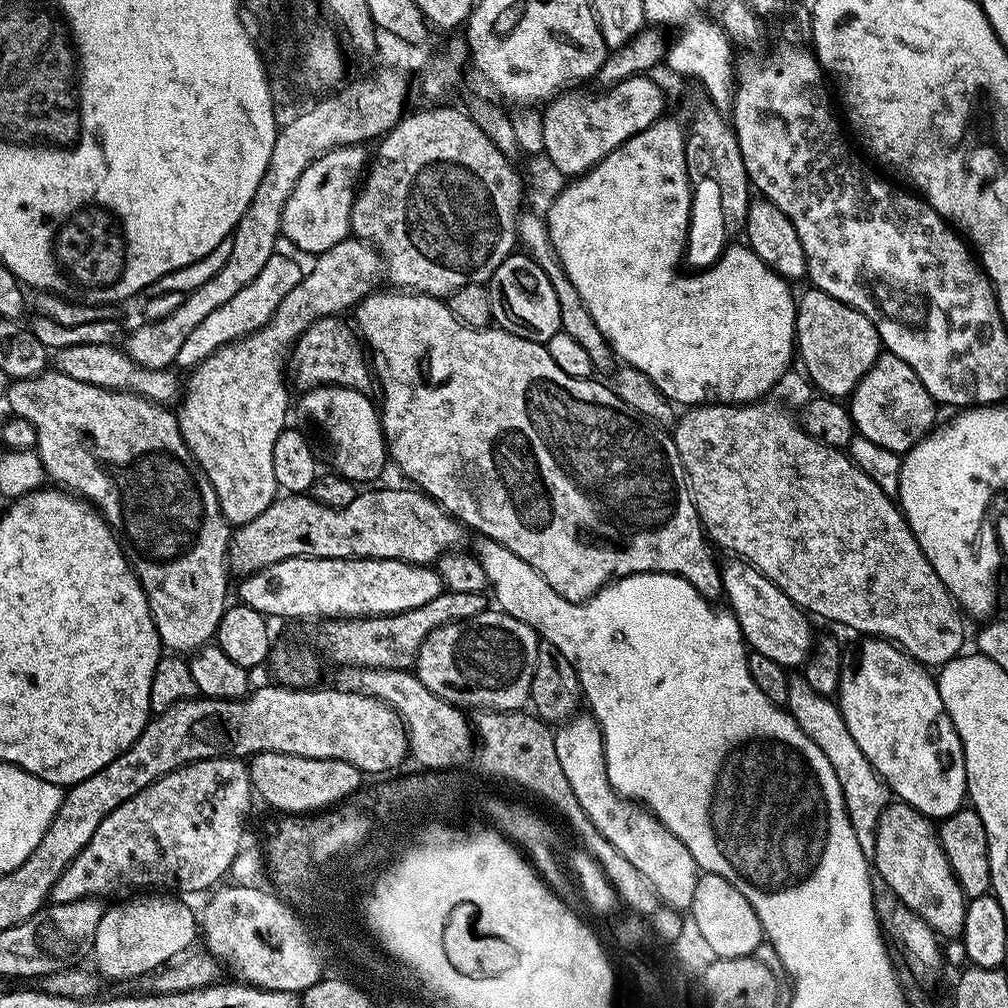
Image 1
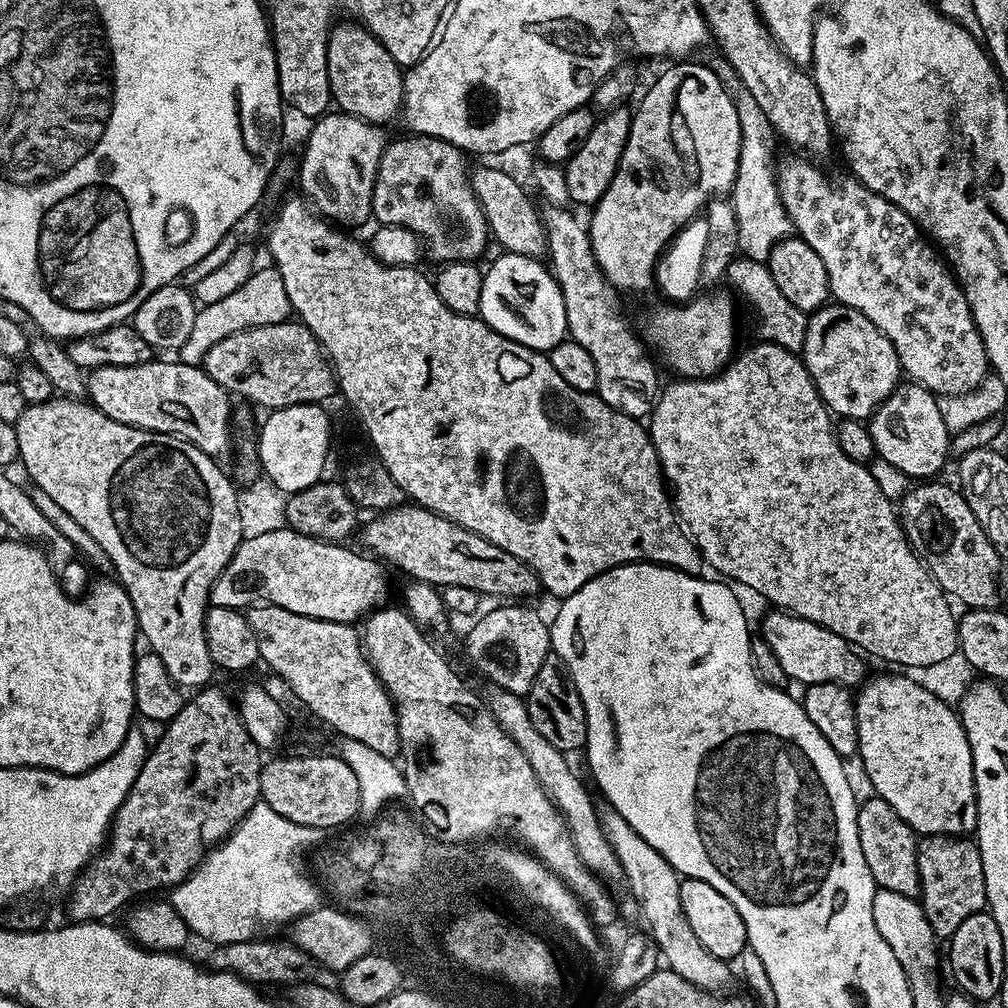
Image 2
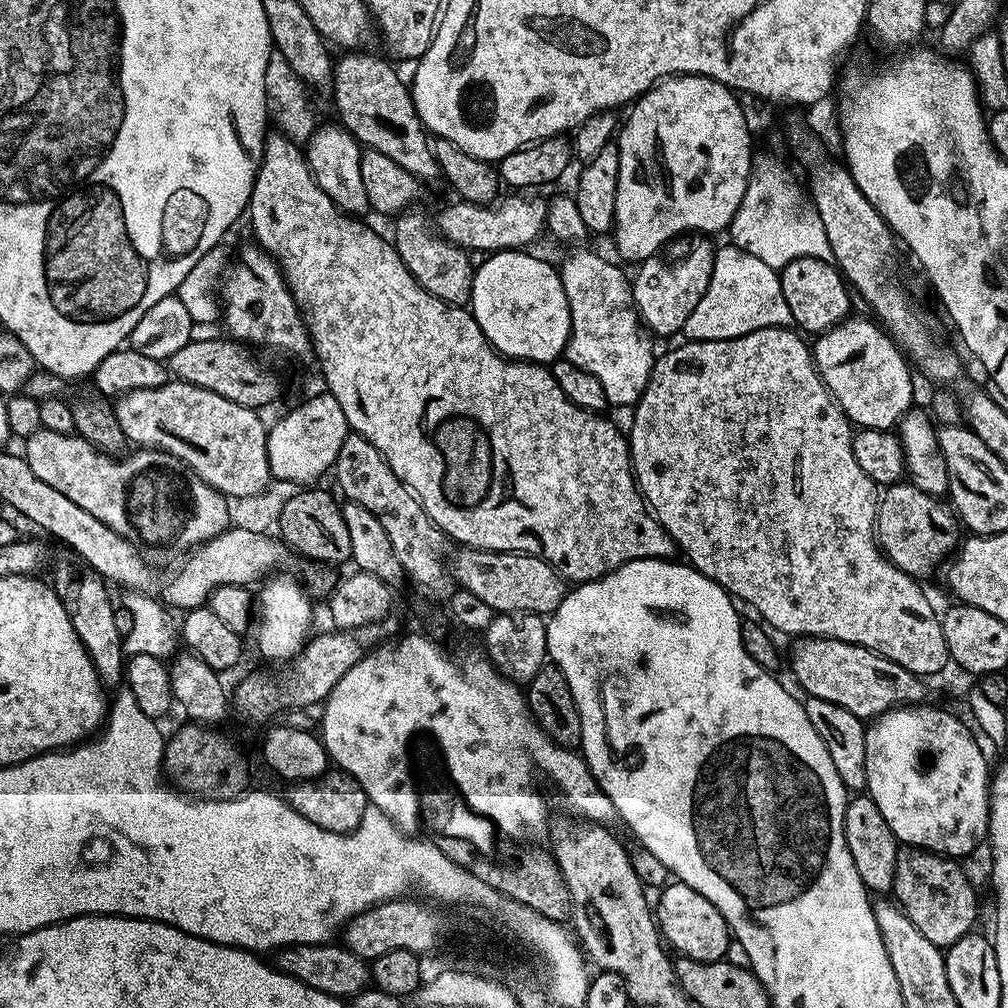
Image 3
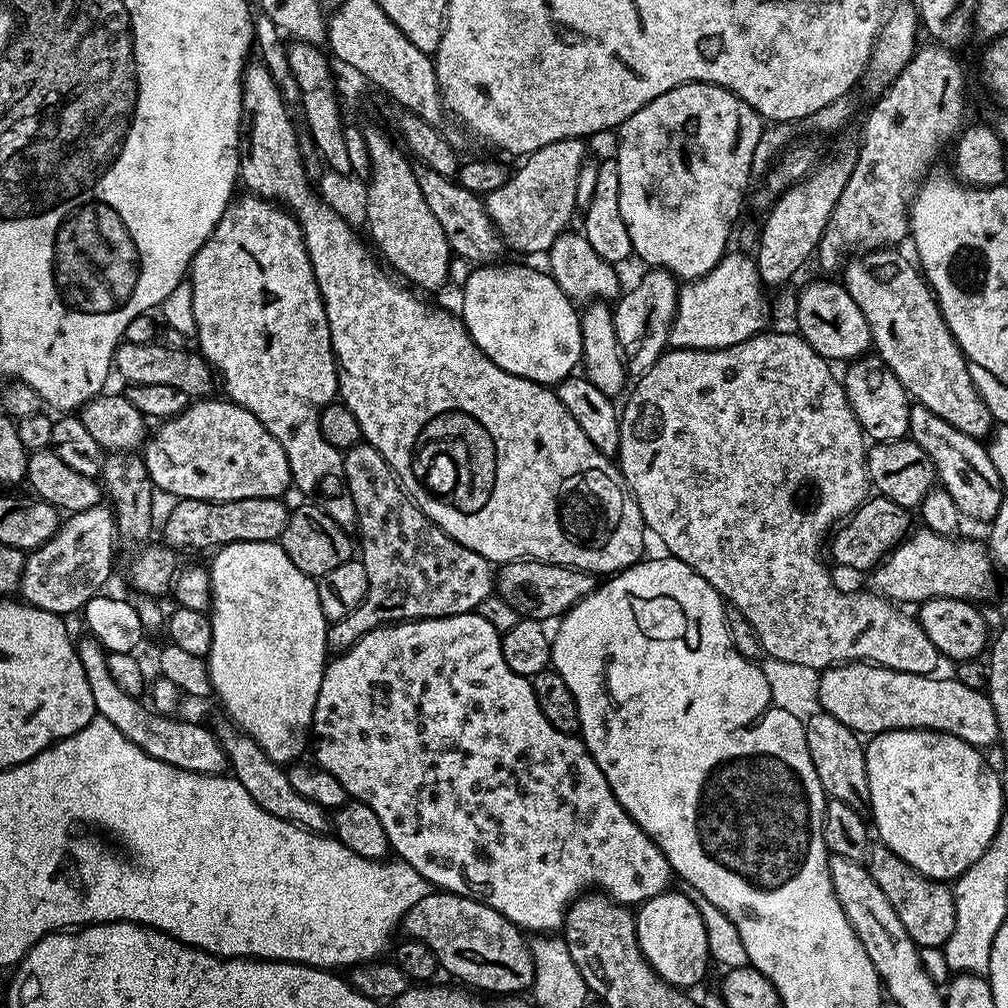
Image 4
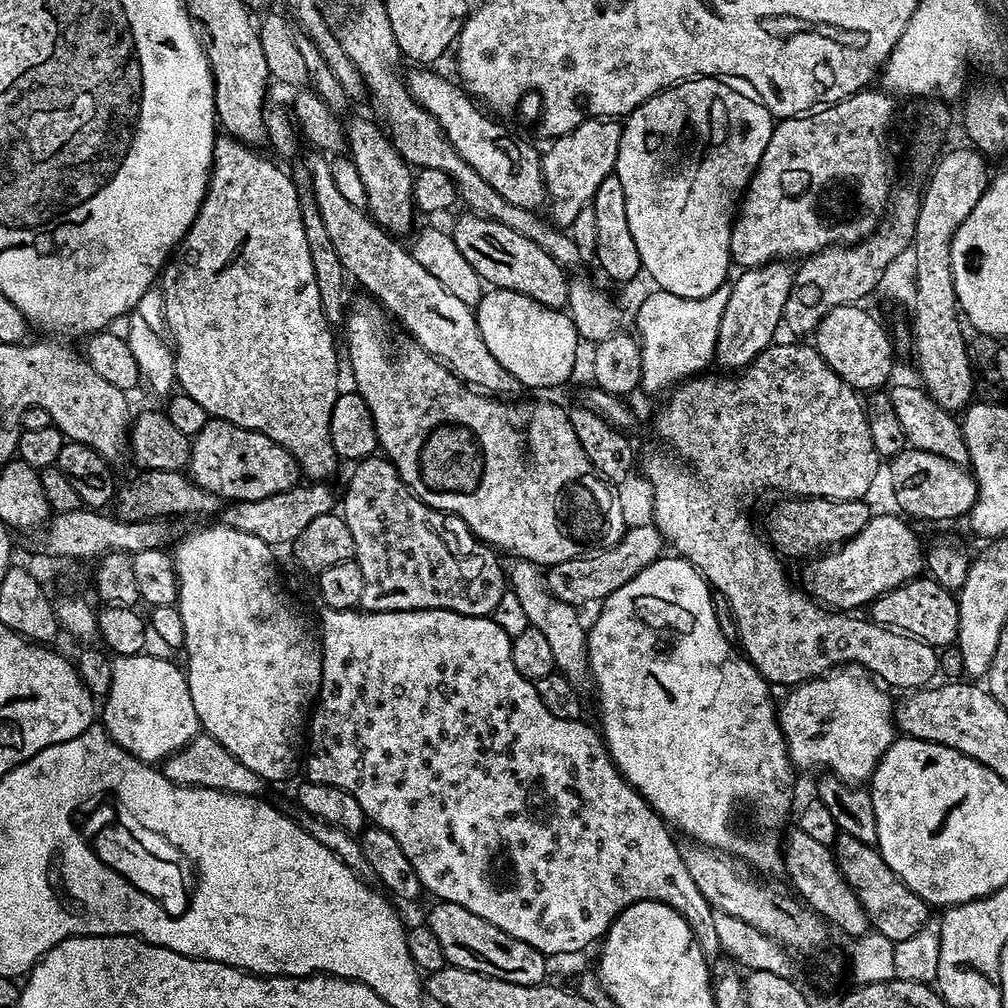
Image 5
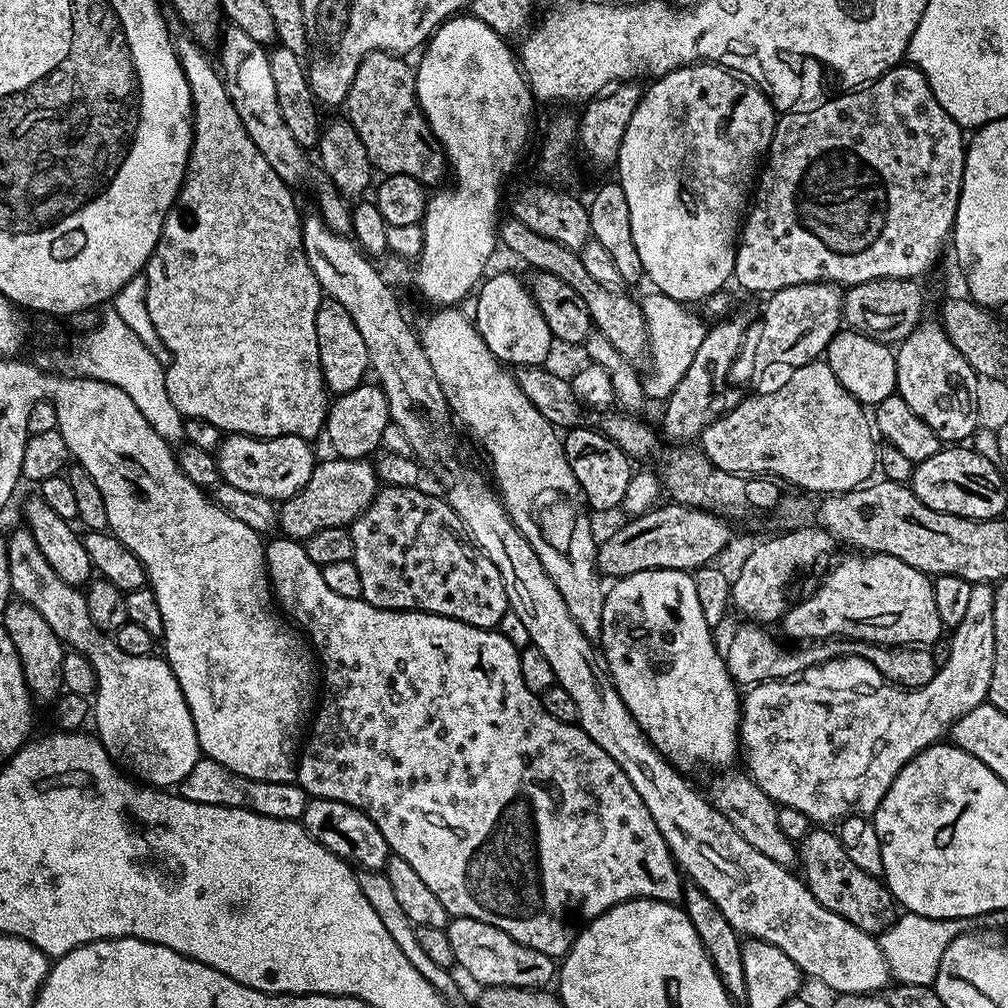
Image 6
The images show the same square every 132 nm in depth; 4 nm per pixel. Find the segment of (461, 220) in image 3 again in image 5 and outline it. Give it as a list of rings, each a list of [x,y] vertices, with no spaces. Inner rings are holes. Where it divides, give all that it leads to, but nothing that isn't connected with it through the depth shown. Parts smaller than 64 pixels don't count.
[[[593,118],[582,122],[574,130],[555,137],[552,149],[542,156],[542,174],[547,203],[552,204],[551,223],[558,228],[571,229],[582,206],[592,203],[598,186],[607,176],[616,171],[618,146],[622,142],[624,129],[616,118]]]

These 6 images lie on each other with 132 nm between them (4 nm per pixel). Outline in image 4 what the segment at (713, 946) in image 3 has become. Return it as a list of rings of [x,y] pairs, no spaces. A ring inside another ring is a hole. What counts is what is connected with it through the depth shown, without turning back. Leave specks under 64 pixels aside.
[[[665,890],[660,892],[654,898],[650,898],[649,900],[645,900],[643,904],[639,905],[635,909],[634,912],[636,918],[636,937],[638,938],[638,946],[642,950],[642,954],[647,958],[648,964],[657,972],[660,977],[663,978],[668,984],[674,984],[677,988],[681,990],[691,989],[691,984],[696,984],[700,979],[704,976],[704,971],[707,970],[708,964],[710,965],[710,957],[708,953],[707,946],[707,934],[706,934],[706,926],[703,925],[702,914],[699,913],[699,908],[690,900],[690,898],[686,897],[679,890]]]

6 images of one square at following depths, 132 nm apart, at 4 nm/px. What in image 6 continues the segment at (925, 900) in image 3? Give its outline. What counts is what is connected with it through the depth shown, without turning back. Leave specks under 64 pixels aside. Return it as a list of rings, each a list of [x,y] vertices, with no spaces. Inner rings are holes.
[[[813,827],[798,844],[798,868],[810,894],[814,894],[814,898],[818,898],[826,910],[846,918],[846,922],[854,922],[858,930],[873,934],[886,931],[898,916],[898,905],[889,894],[887,884],[883,879],[866,874],[866,870],[854,866],[853,860],[846,855],[839,835],[824,828],[827,827]]]

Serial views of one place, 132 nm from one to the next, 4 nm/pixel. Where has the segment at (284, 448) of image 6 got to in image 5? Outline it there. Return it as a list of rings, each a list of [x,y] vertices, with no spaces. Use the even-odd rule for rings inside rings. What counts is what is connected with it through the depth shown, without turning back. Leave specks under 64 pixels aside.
[[[209,418],[206,426],[191,441],[186,472],[195,484],[228,502],[266,498],[270,494],[286,491],[298,480],[296,459],[292,453],[278,446],[278,442],[252,428],[215,418]]]

